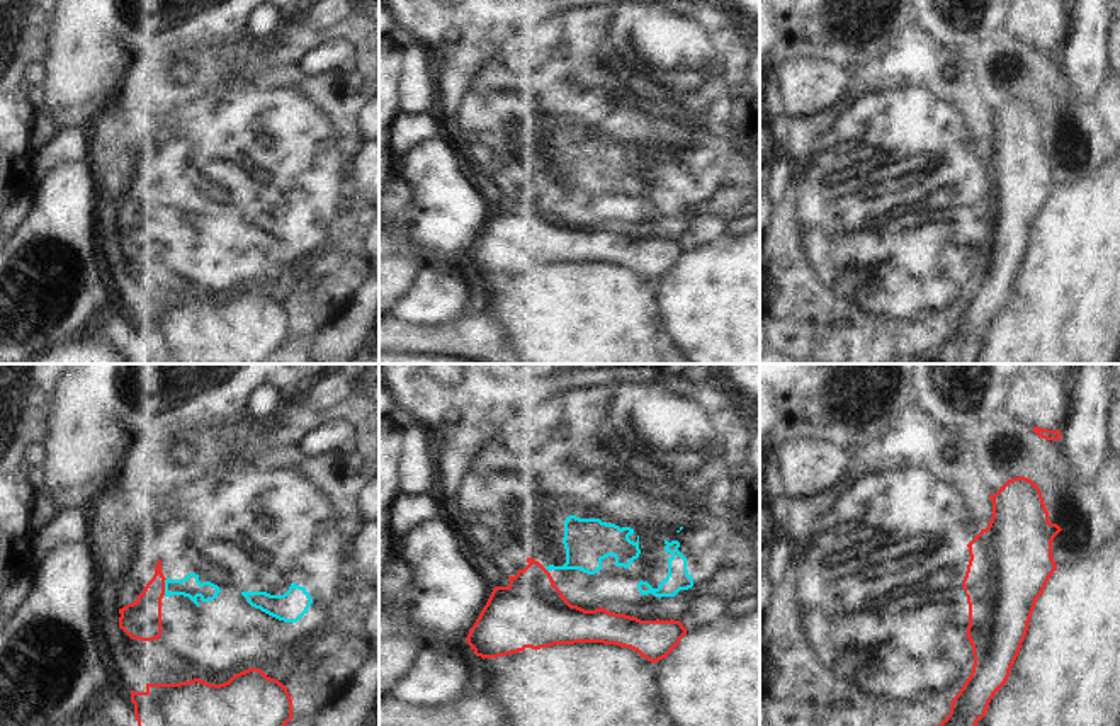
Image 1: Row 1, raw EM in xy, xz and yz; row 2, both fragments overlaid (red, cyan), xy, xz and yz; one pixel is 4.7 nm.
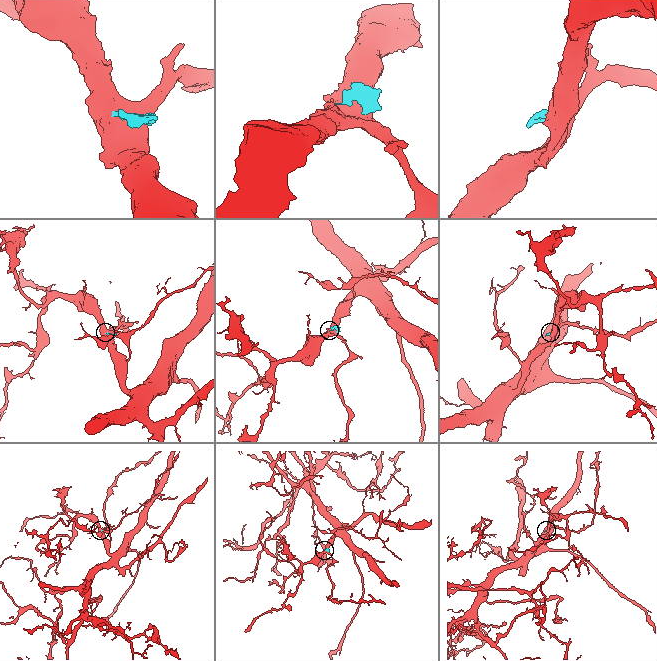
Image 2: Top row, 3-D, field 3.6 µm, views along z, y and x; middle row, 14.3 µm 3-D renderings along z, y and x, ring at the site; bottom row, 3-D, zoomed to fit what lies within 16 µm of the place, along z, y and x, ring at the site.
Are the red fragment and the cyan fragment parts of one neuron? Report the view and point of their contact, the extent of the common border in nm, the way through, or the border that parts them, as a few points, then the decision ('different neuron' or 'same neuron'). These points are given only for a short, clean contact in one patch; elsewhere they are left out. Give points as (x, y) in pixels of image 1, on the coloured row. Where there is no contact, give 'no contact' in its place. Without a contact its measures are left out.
contact xy (164, 587); length 90 nm; border xy (167, 578), (162, 595); different neuron

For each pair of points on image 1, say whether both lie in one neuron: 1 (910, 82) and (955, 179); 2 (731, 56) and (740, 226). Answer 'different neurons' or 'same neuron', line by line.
1: same neuron
2: different neurons

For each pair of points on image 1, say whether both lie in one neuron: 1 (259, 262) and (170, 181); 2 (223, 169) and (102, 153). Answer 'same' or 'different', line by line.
1: same
2: same

